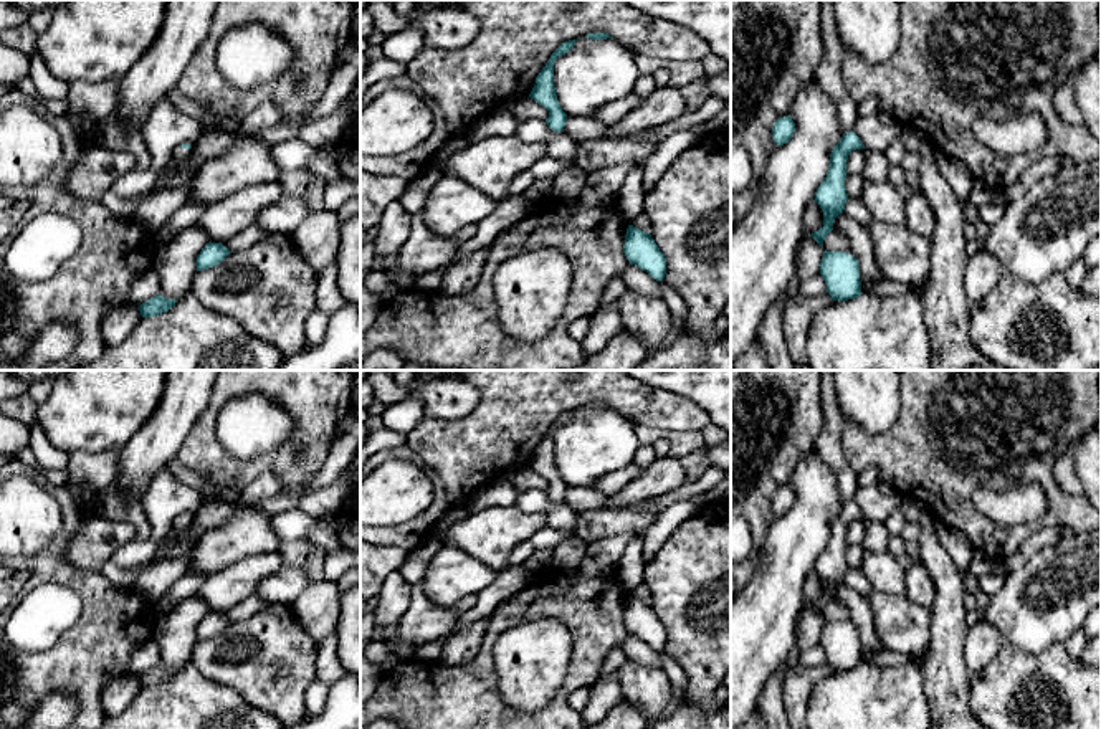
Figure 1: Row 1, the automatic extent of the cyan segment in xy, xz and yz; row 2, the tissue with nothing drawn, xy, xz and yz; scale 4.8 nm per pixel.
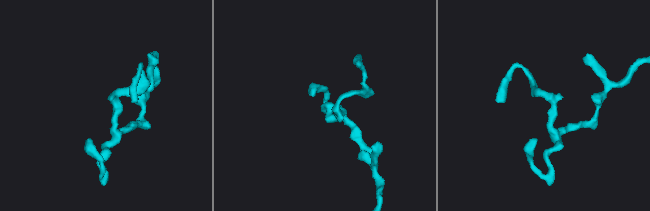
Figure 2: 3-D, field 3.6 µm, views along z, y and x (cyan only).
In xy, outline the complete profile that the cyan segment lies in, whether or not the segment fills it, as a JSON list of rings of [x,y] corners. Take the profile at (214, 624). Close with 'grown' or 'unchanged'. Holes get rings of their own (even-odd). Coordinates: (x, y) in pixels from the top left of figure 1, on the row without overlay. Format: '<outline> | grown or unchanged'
[[[208,613],[197,627],[197,641],[213,638],[220,635],[231,622],[222,613]]] | unchanged

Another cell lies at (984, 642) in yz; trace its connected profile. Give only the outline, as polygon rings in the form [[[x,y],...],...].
[[[980,620],[977,625],[969,628],[964,640],[964,658],[969,674],[975,674],[984,669],[999,656],[1005,645],[1007,640],[1003,633],[985,620]]]

